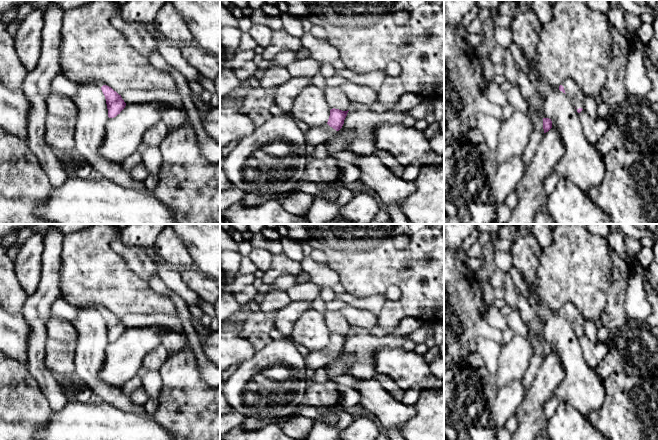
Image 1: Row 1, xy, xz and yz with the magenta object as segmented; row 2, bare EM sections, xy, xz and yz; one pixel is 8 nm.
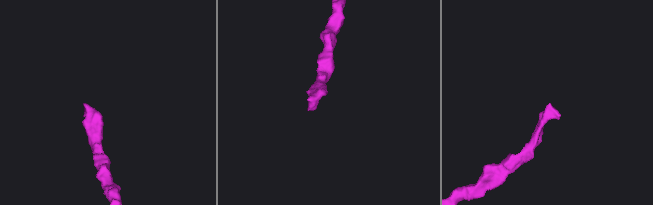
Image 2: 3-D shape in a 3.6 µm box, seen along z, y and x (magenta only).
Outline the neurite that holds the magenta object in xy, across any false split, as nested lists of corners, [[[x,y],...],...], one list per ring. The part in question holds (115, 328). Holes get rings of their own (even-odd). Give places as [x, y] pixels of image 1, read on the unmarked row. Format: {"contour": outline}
{"contour": [[[87,305],[85,307],[98,309],[101,312],[106,323],[109,342],[116,341],[125,332],[126,327],[122,323],[121,319],[119,319],[111,311],[105,309],[101,305]]]}

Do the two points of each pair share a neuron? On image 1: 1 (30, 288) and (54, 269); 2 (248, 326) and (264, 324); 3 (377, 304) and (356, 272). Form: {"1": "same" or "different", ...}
{"1": "different", "2": "same", "3": "different"}

